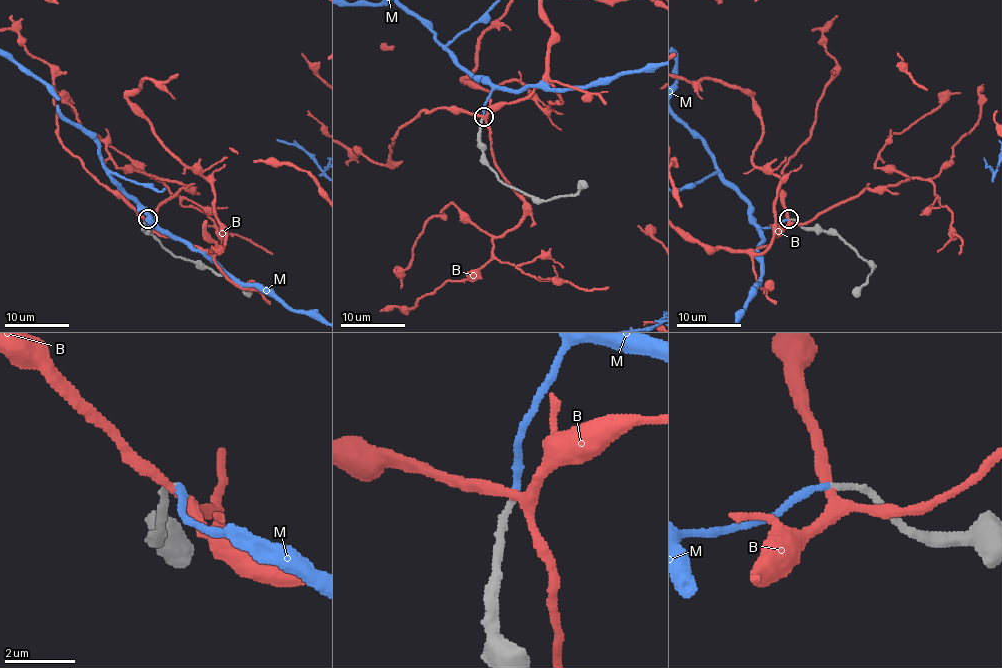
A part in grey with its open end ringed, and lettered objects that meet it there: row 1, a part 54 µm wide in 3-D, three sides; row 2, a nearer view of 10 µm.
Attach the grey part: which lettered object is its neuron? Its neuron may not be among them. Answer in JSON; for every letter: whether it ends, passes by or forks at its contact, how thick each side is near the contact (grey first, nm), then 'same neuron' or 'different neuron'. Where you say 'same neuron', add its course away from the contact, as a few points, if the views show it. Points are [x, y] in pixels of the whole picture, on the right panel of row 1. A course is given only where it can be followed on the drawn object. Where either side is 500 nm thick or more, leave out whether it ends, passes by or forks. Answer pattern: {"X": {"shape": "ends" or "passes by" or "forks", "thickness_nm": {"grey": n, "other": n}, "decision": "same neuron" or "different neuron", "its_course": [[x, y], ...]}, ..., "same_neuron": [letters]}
{"B": {"shape": "forks", "thickness_nm": {"grey": 180, "other": 280}, "decision": "different neuron"}, "M": {"shape": "ends", "thickness_nm": {"grey": 170, "other": 200}, "decision": "same neuron"}, "same_neuron": ["M"]}

